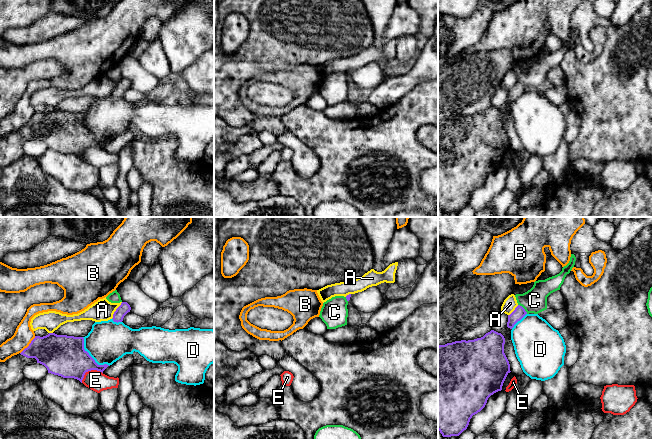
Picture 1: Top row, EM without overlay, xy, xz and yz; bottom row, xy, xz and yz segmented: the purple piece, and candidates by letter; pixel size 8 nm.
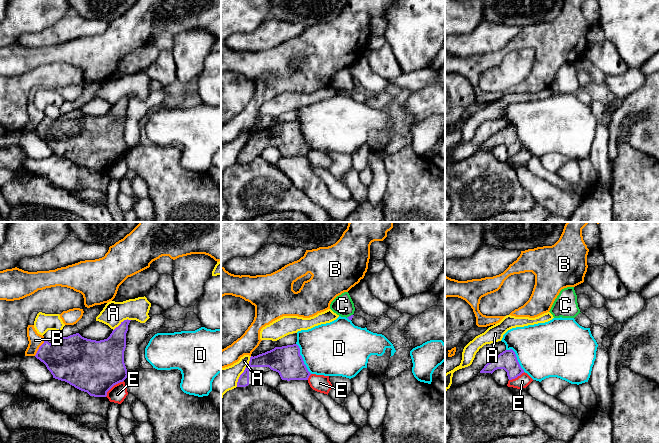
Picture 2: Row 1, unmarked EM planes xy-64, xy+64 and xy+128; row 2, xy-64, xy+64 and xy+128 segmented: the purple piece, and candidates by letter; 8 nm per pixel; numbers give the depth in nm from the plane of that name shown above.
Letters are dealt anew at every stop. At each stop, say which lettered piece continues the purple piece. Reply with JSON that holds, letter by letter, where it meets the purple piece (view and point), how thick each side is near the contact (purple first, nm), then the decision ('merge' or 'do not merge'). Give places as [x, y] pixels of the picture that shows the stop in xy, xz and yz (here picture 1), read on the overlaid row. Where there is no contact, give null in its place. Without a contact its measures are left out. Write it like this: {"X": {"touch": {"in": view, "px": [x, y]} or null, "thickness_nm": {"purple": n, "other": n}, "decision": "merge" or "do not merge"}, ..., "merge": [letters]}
{"A": {"touch": {"in": "xy", "px": [116, 310]}, "thickness_nm": {"purple": 90, "other": 170}, "decision": "do not merge"}, "B": {"touch": {"in": "xy", "px": [29, 345]}, "thickness_nm": {"purple": 300, "other": 150}, "decision": "do not merge"}, "C": {"touch": {"in": "yz", "px": [523, 308]}, "thickness_nm": {"purple": 90, "other": 190}, "decision": "do not merge"}, "D": {"touch": {"in": "xy", "px": [90, 356]}, "thickness_nm": {"purple": 320, "other": 340}, "decision": "do not merge"}, "E": {"touch": {"in": "xy", "px": [89, 370]}, "thickness_nm": {"purple": 320, "other": 160}, "decision": "do not merge"}, "merge": []}

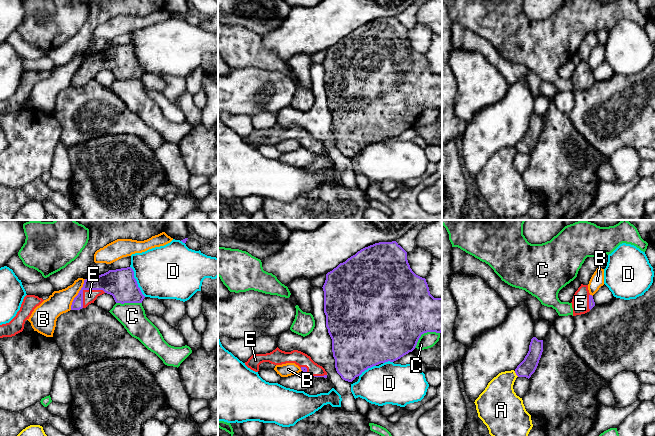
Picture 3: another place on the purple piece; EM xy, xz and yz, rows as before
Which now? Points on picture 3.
{"A": {"touch": {"in": "yz", "px": [516, 374]}, "thickness_nm": {"purple": 140, "other": 280}, "decision": "do not merge"}, "B": {"touch": {"in": "xy", "px": [78, 294]}, "thickness_nm": {"purple": 140, "other": 180}, "decision": "do not merge"}, "C": {"touch": {"in": "xz", "px": [424, 332]}, "thickness_nm": {"purple": 500, "other": 130}, "decision": "do not merge"}, "D": {"touch": {"in": "xy", "px": [136, 281]}, "thickness_nm": {"purple": 240, "other": 420}, "decision": "do not merge"}, "E": {"touch": {"in": "xy", "px": [86, 289]}, "thickness_nm": {"purple": 200, "other": 110}, "decision": "merge"}, "merge": ["E"]}

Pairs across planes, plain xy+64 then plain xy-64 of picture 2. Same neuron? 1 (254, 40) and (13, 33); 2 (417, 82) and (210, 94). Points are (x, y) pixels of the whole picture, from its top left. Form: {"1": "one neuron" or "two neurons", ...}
{"1": "two neurons", "2": "one neuron"}

